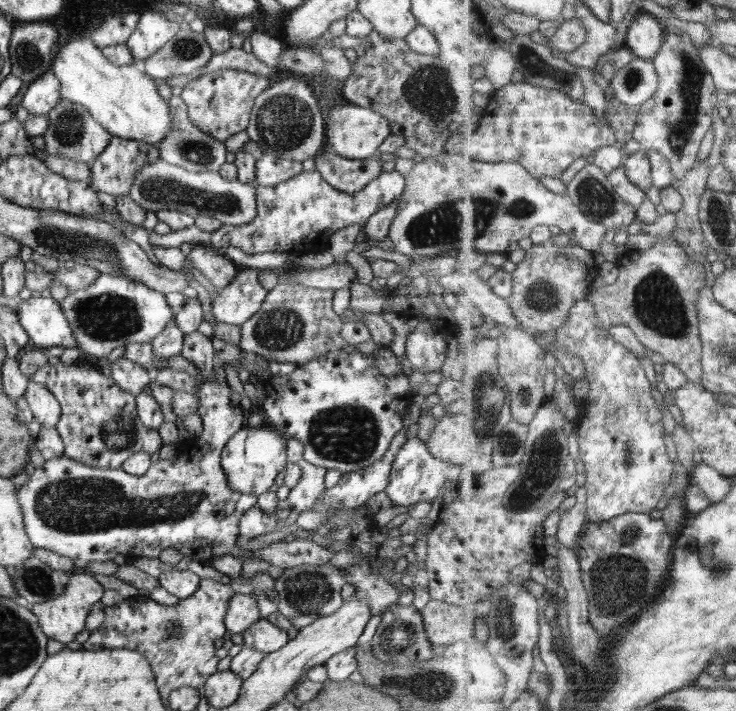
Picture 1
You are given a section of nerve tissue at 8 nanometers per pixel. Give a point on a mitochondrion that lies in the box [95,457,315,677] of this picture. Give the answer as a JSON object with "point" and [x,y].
{"point":[172,630]}

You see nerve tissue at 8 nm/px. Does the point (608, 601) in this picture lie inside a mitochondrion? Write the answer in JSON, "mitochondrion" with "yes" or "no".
{"mitochondrion":"yes"}

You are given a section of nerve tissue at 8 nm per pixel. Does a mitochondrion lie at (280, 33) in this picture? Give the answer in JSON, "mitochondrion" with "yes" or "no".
{"mitochondrion":"no"}

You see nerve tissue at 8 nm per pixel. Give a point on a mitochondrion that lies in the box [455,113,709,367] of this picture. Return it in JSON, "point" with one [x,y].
{"point":[659,305]}

